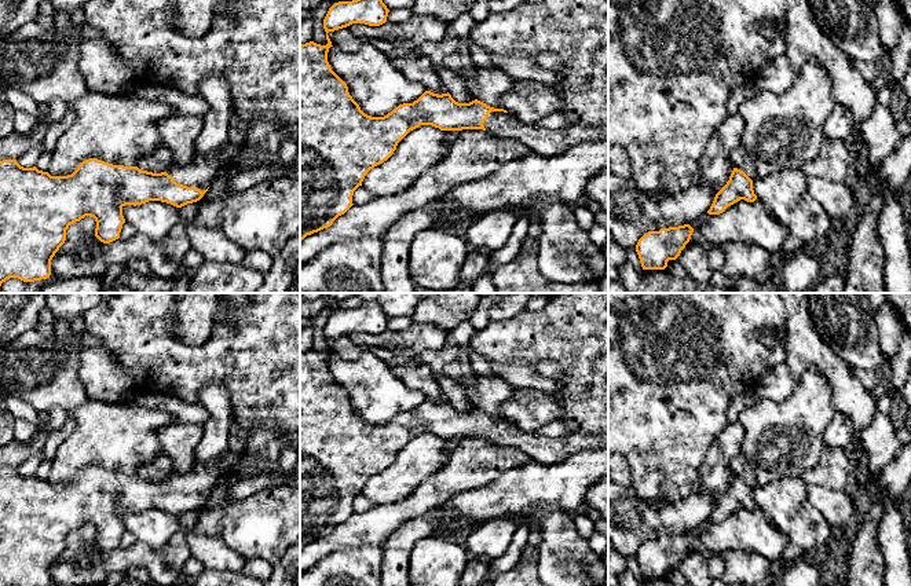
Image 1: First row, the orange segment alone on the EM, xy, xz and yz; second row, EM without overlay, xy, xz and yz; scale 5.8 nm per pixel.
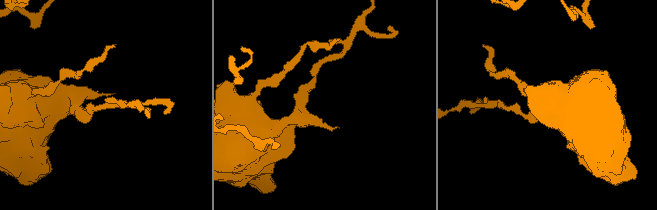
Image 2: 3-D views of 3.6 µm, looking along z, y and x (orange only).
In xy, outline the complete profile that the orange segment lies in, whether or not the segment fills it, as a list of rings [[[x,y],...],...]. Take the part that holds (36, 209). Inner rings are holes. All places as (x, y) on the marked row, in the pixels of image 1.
[[[228,142],[219,153],[195,155],[187,165],[171,166],[161,173],[89,158],[67,176],[51,176],[36,166],[23,168],[17,160],[3,160],[0,161],[0,286],[10,278],[23,282],[50,278],[51,260],[65,243],[66,230],[85,216],[96,221],[95,237],[103,243],[110,243],[120,238],[125,223],[122,216],[125,205],[161,201],[182,208],[200,201],[222,173],[228,171],[239,173],[259,166],[290,168],[289,177],[300,180],[300,151],[294,161],[286,165],[278,154],[253,154],[246,144],[237,146]]]

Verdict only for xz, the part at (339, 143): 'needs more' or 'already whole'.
needs more

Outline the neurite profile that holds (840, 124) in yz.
[[[835,105],[824,122],[824,138],[850,142],[855,135],[855,121],[850,113]]]

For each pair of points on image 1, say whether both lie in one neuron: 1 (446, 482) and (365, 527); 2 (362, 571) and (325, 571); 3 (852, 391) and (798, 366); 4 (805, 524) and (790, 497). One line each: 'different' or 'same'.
1: same
2: same
3: same
4: same

